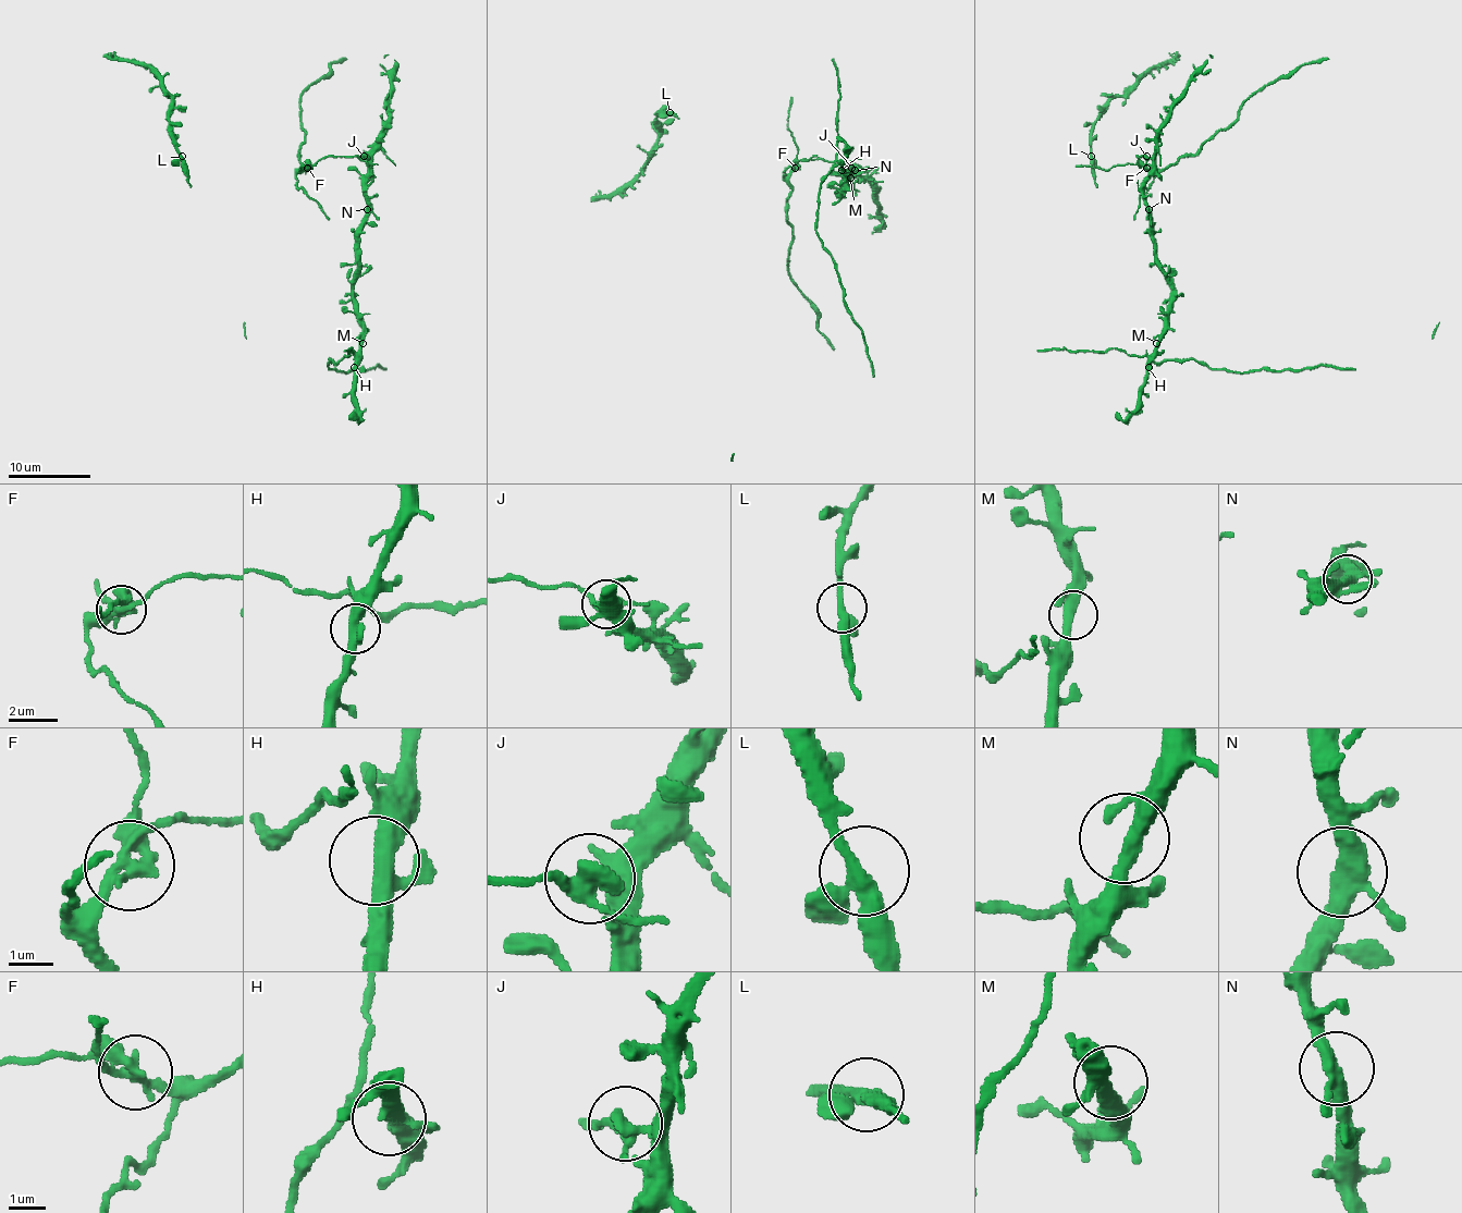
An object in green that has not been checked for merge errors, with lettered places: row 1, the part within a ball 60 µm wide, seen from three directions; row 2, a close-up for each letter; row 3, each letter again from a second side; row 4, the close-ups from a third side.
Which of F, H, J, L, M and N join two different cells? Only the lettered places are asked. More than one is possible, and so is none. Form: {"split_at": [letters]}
{"split_at": ["F", "J"]}

